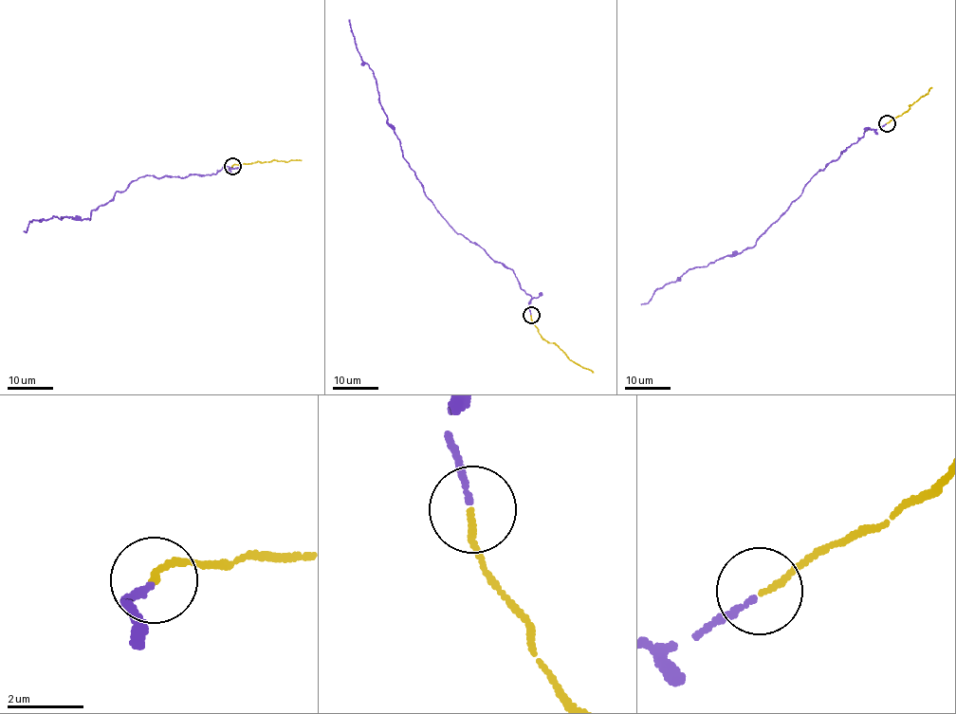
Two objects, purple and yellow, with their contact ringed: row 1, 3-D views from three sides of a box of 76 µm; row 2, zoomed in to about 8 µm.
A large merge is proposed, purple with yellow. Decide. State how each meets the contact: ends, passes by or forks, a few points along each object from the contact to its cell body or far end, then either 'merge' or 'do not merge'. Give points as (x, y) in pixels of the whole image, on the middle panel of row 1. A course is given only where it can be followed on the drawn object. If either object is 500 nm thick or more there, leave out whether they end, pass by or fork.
purple ends there; yellow ends there; purple runs (530, 314), (531, 296), (514, 272), (455, 230), (426, 196), (387, 121), (373, 70), (362, 61), (349, 20); yellow runs (530, 316), (537, 332), (545, 340), (594, 373); merge

